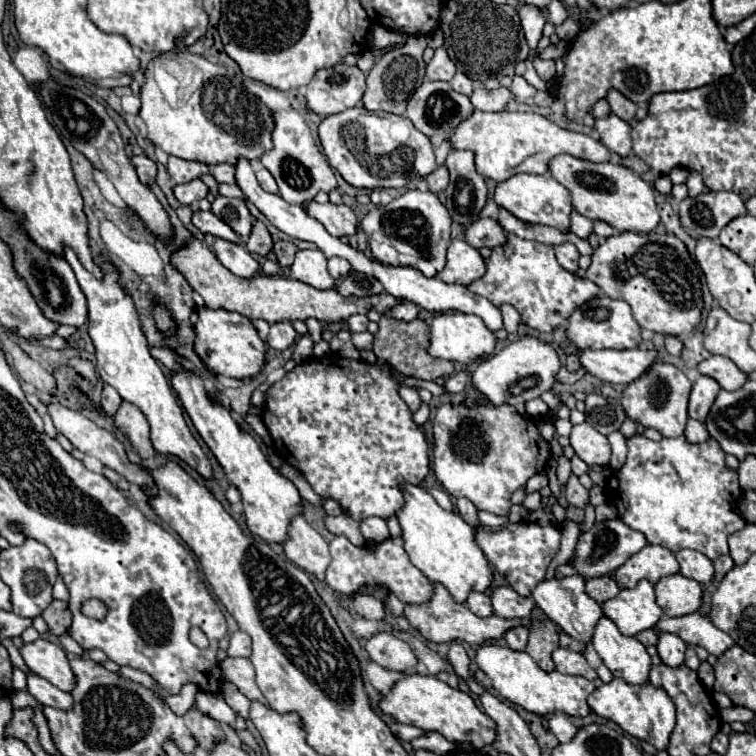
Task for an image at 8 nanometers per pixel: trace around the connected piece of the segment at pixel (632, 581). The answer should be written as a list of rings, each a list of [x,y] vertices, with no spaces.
[[[646,545],[636,555],[632,555],[622,567],[616,569],[614,579],[618,587],[634,587],[640,579],[658,583],[662,577],[680,573],[680,565],[674,553],[662,545]]]

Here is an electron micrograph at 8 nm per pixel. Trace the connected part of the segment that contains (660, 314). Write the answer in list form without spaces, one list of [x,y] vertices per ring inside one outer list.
[[[624,231],[600,241],[592,255],[586,279],[596,283],[608,297],[622,299],[632,307],[640,327],[662,335],[690,333],[702,319],[700,271],[676,235]]]

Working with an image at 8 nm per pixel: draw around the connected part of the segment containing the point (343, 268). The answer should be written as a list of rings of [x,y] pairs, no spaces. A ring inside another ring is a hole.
[[[332,257],[328,259],[328,271],[334,279],[342,279],[348,275],[350,271],[350,263],[346,259],[340,259],[340,257]]]

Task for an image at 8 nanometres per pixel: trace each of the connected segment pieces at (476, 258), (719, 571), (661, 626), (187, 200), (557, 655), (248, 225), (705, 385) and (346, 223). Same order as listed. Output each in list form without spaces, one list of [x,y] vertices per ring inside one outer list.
[[[454,239],[448,247],[446,267],[438,273],[444,283],[470,285],[486,273],[486,263],[478,249],[468,245],[464,239]]]
[[[722,555],[722,557],[718,557],[718,559],[714,559],[714,569],[716,569],[716,579],[718,581],[722,581],[722,577],[730,571],[734,567],[734,561],[732,561],[732,557],[730,555]]]
[[[690,613],[682,617],[662,617],[656,625],[658,631],[668,631],[682,637],[688,645],[700,645],[708,653],[720,657],[734,645],[732,637],[714,627],[714,623],[702,613]]]
[[[194,179],[194,181],[186,183],[186,185],[176,185],[174,195],[176,195],[176,199],[180,203],[192,205],[194,201],[200,201],[200,199],[204,199],[208,195],[208,187],[200,179]]]
[[[556,649],[552,653],[552,659],[556,663],[556,671],[564,673],[564,675],[582,675],[590,681],[596,681],[598,675],[594,669],[588,667],[586,659],[580,653],[574,653],[570,649]]]
[[[218,195],[212,203],[212,213],[220,217],[224,223],[228,223],[238,235],[248,237],[252,233],[252,213],[248,211],[246,201]]]
[[[700,375],[692,387],[692,393],[690,393],[688,415],[698,419],[698,421],[704,421],[708,411],[710,411],[710,405],[714,403],[714,397],[718,395],[718,391],[720,391],[718,381],[714,381],[712,377]]]
[[[312,203],[308,207],[308,213],[316,217],[334,237],[352,237],[358,233],[358,217],[356,213],[346,205],[334,205],[334,203]]]

